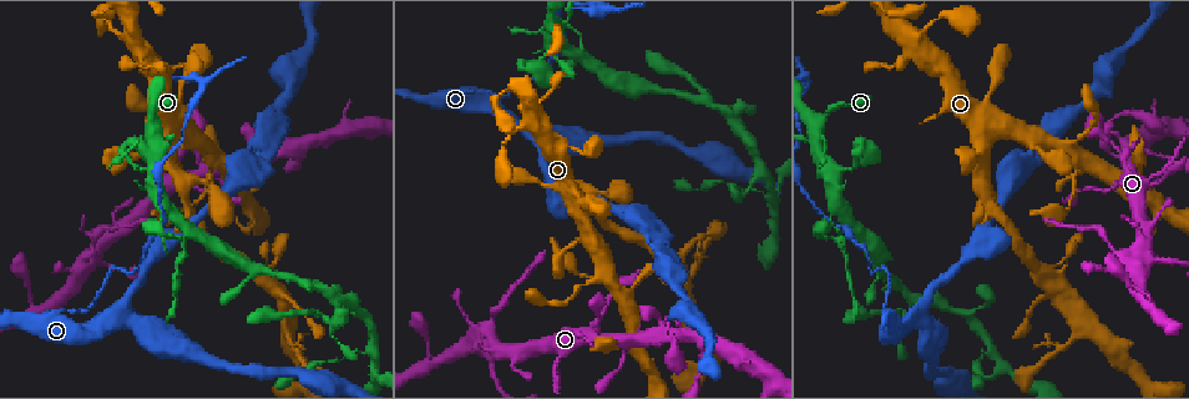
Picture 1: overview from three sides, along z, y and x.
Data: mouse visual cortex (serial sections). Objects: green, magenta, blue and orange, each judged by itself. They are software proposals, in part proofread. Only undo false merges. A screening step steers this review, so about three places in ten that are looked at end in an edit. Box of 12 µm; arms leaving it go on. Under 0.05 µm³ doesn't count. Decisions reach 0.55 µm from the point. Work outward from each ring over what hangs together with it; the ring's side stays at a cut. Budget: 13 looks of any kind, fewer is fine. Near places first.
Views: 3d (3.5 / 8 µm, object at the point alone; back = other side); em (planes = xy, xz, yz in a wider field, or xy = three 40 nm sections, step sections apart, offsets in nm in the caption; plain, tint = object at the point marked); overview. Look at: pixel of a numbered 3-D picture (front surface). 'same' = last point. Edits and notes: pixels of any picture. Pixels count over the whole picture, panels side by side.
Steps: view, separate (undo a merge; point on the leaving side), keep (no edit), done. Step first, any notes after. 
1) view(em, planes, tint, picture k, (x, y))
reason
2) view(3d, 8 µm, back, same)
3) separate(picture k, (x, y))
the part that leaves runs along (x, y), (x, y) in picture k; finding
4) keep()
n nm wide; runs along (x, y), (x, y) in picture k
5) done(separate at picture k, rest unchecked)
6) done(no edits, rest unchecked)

view(3d, 3.5 µm, picture 1, (627, 348))
sharp bend

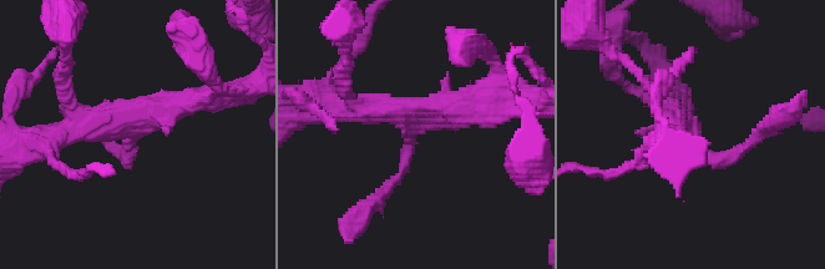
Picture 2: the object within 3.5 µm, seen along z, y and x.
view(em, xy, step 2, plain, picture 2, (133, 139))
3 arms; arms of 150, 350, 350 nm; shape alone is not enough

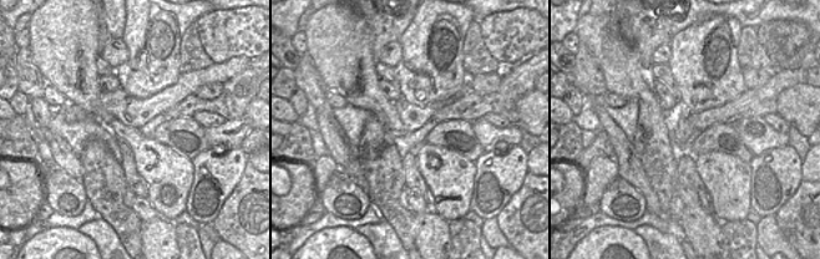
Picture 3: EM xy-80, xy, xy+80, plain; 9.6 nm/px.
view(em, xy, step 2, tint, same)

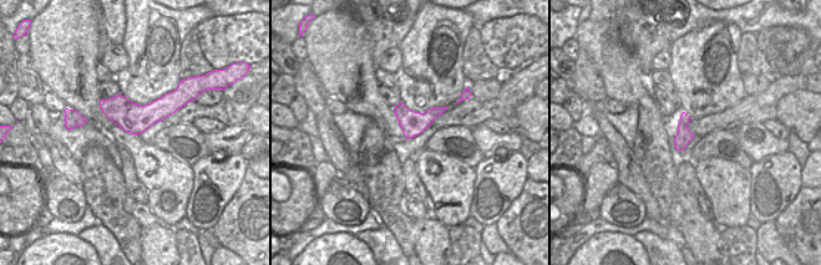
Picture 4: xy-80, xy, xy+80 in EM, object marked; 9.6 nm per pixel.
keep()
240 nm wide; runs along (354, 107), (408, 111), (404, 171), (381, 193) in picture 2; one cell here

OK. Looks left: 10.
view(3d, 3.5 µm, picture 1, (611, 287))
thick turns thin

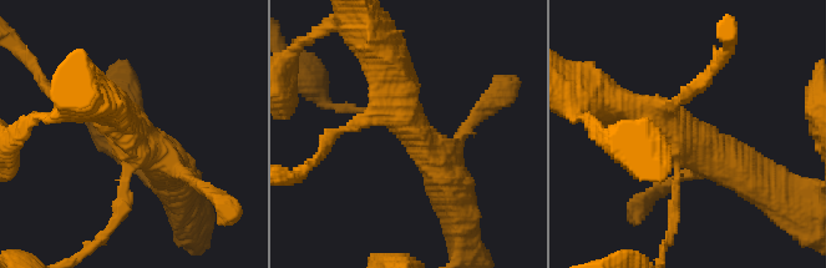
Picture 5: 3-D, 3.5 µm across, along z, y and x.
view(em, planes, plain, picture 5, (682, 139))
shape alone is not enough

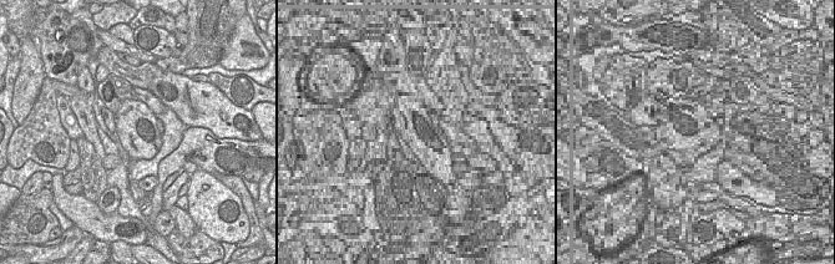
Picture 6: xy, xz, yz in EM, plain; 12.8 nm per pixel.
view(em, planes, tint, same)
with the object marked

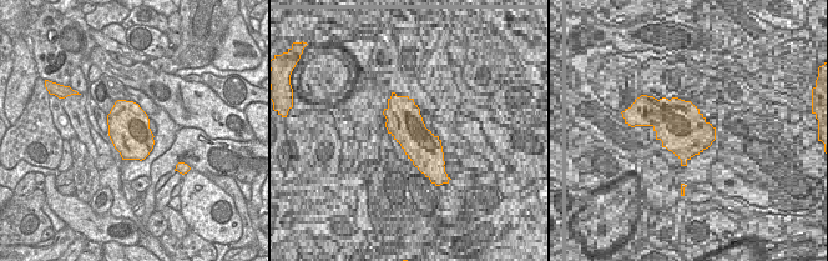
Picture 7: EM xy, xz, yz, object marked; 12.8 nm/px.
keep()
550 nm wide; runs along (616, 104), (743, 172) in picture 5; continuous, no second cell

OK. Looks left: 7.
view(3d, 8 µm, picture 1, (507, 95))

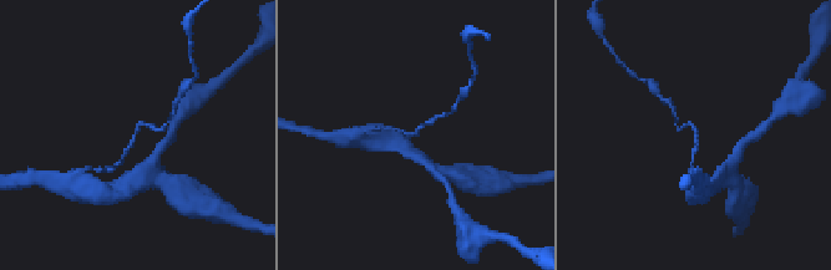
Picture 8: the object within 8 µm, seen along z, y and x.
view(em, xy, step 1, tint, picture 8, (138, 127))
now the EM

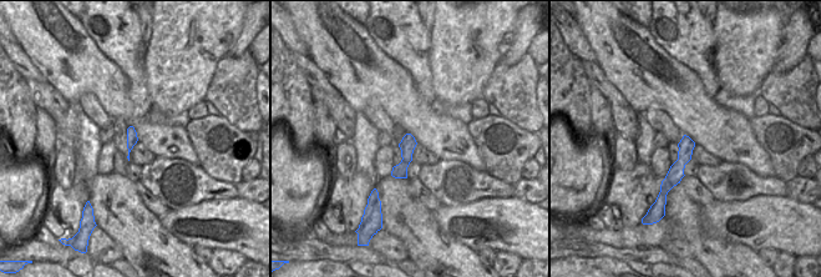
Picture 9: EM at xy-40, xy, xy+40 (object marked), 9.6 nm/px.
keep()
runs along (121, 157), (140, 125), (165, 125) in picture 8; continuous, no second cell

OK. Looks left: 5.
view(3d, 8 µm, picture 1, (140, 62))
calibre changes

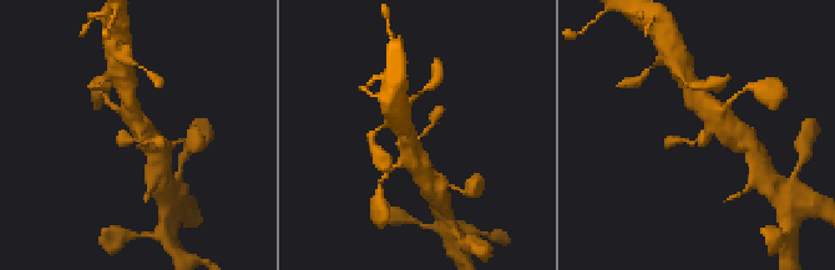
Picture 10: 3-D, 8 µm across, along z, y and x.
view(em, xy, step 5, tint, picture 10, (138, 138))
shape alone is not enough

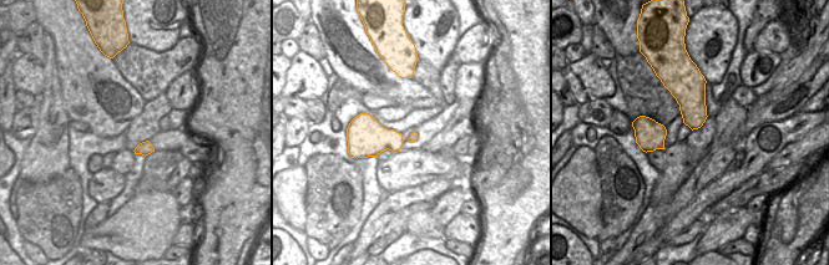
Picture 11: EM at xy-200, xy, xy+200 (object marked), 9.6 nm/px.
keep()
runs along (421, 171), (418, 138), (436, 116) in picture 10; one cell here

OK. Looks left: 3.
view(3d, 8 µm, picture 1, (184, 226))
calibre changes

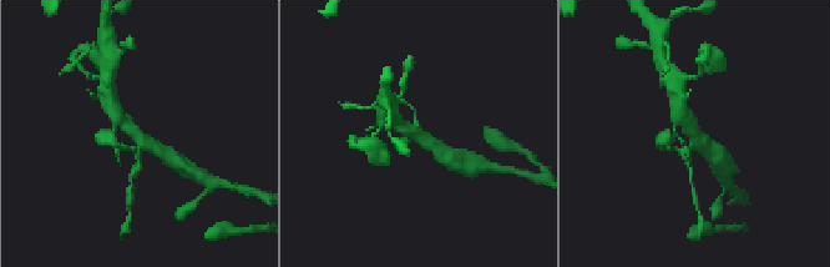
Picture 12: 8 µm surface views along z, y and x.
view(em, xy, step 2, tint, picture 12, (141, 136))

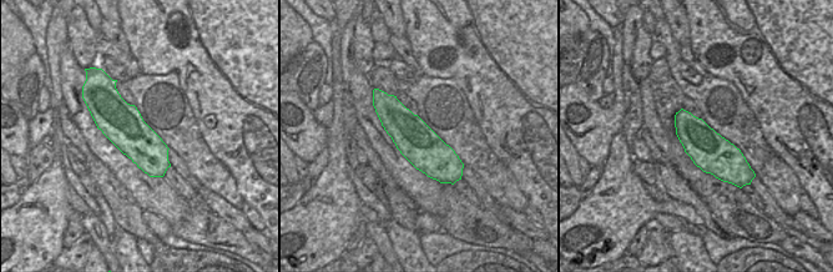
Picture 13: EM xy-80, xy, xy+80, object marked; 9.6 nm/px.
keep()
continuous, no second cell

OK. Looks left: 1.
done(no edits, rest unchecked)

